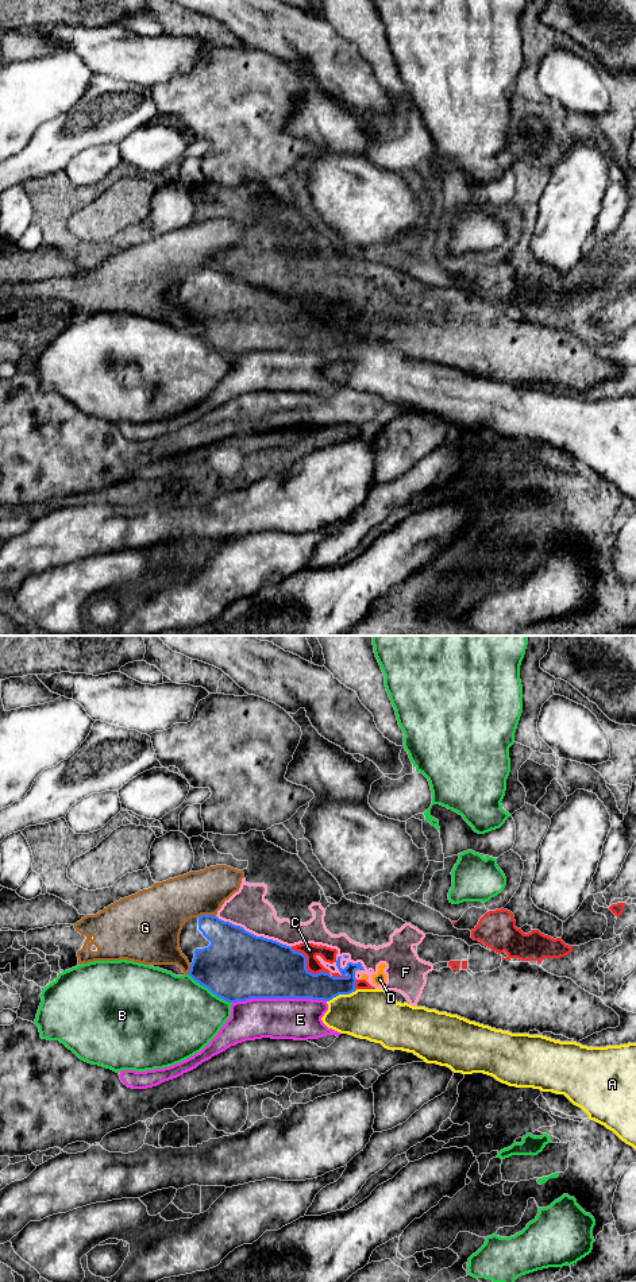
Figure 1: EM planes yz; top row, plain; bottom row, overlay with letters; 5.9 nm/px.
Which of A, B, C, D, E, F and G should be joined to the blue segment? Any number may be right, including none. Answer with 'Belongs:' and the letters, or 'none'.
Belongs: C

